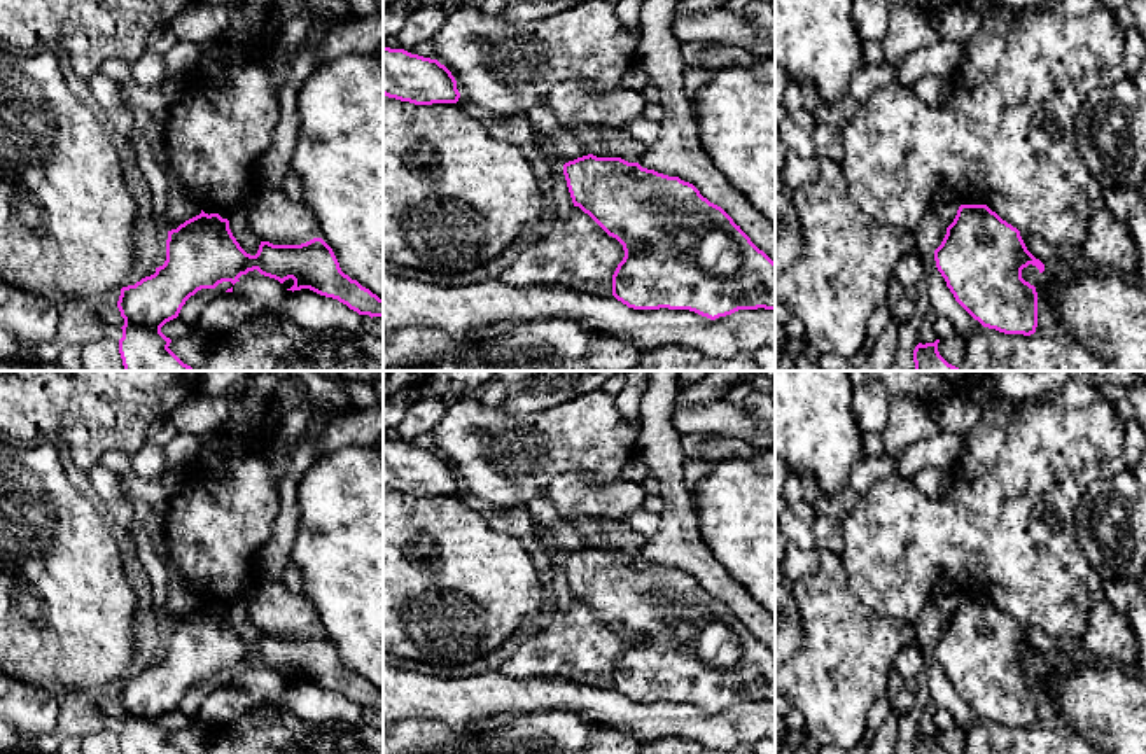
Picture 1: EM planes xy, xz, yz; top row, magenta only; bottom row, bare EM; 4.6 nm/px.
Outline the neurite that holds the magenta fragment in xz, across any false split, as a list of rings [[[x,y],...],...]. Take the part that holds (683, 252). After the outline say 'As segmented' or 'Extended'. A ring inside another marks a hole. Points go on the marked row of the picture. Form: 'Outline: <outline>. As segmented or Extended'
Outline: [[[593,154],[565,163],[563,175],[574,206],[623,245],[612,296],[628,308],[689,310],[710,320],[738,310],[775,310],[775,262],[693,184]]]. As segmented

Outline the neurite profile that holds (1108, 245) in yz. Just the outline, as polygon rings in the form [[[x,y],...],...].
[[[1106,206],[1090,215],[1081,248],[1092,268],[1102,273],[1123,276],[1139,266],[1130,233]]]

